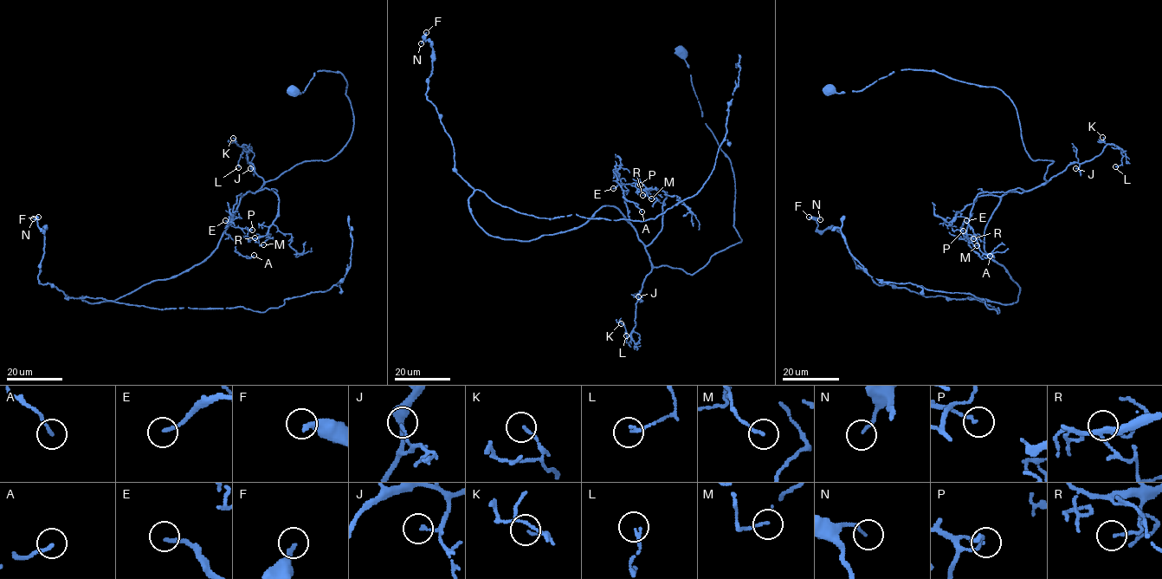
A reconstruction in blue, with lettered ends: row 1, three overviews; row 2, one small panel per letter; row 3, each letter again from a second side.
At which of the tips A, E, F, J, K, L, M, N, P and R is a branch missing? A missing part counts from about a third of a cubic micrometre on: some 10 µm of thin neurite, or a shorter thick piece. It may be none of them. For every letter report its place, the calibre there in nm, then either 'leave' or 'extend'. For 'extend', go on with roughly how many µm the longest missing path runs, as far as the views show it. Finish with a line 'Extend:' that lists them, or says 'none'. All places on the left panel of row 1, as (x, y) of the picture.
A: place (254, 255); calibre 160 nm; leave
E: place (225, 220); calibre 180 nm; leave
F: place (38, 217); calibre 280 nm; leave
J: place (250, 168); calibre 130 nm; leave
K: place (233, 138); calibre 120 nm; leave
L: place (238, 167); calibre 160 nm; leave
M: place (263, 244); calibre 120 nm; leave
N: place (33, 218); calibre 130 nm; leave
P: place (252, 230); calibre 120 nm; leave
R: place (254, 237); calibre 110 nm; leave
Extend: none

